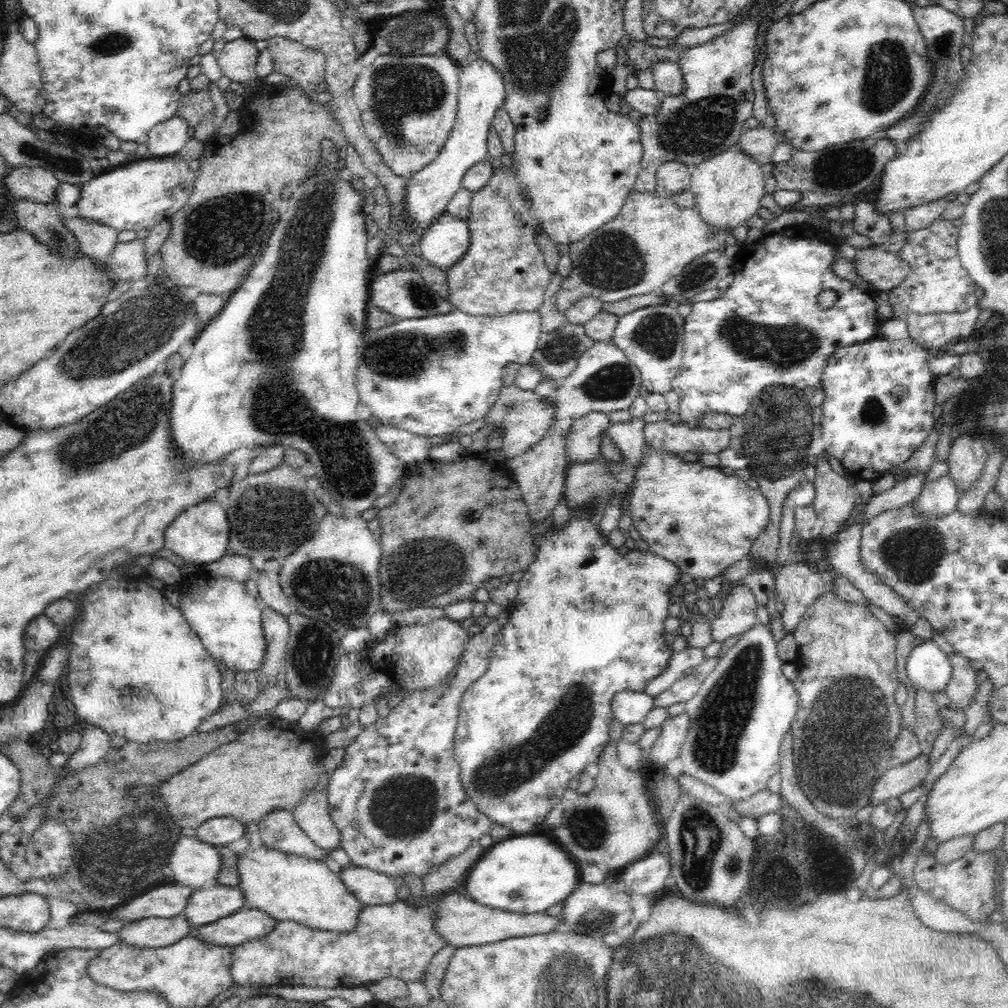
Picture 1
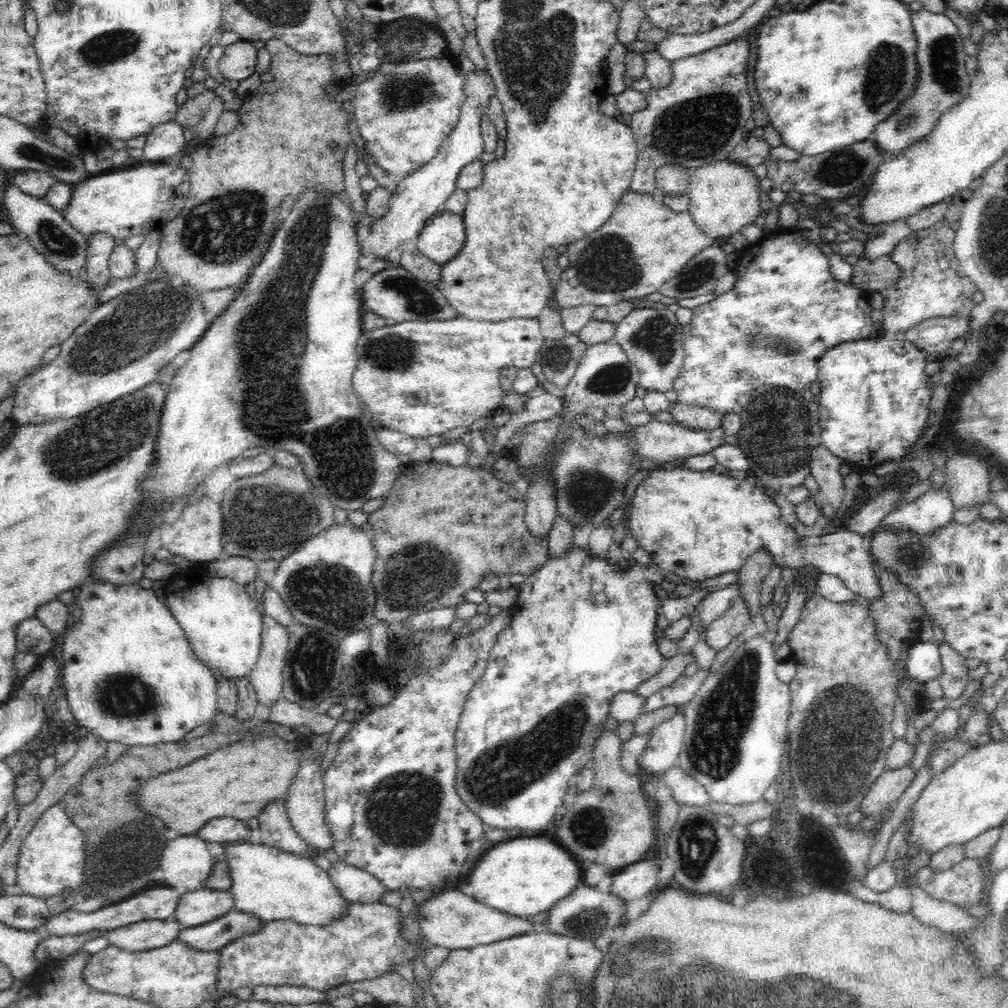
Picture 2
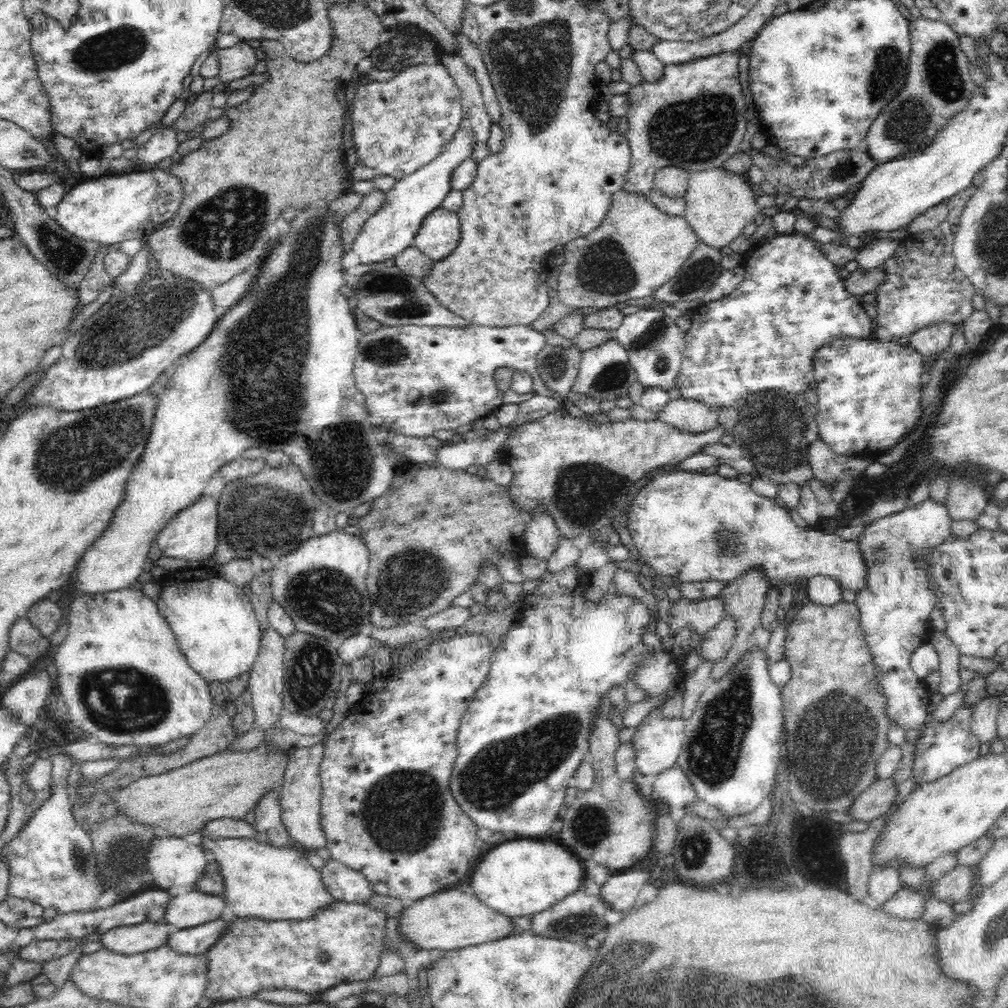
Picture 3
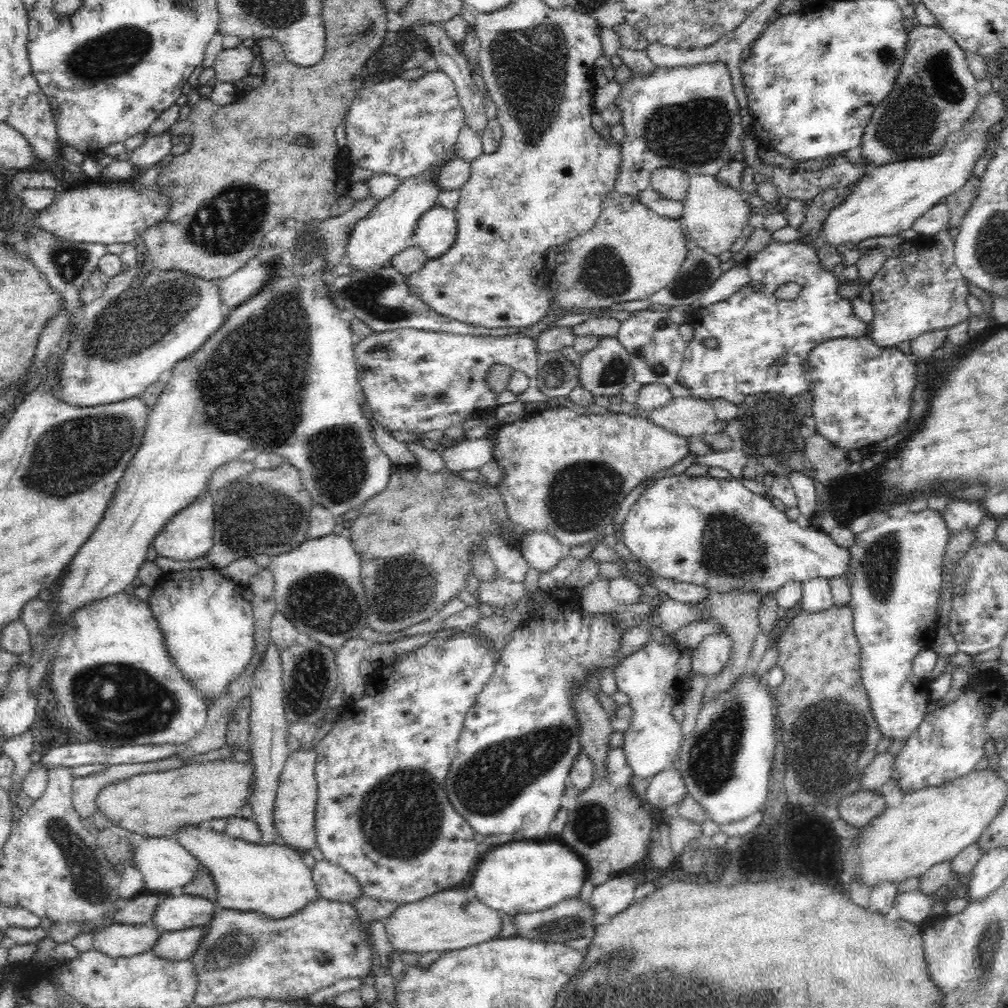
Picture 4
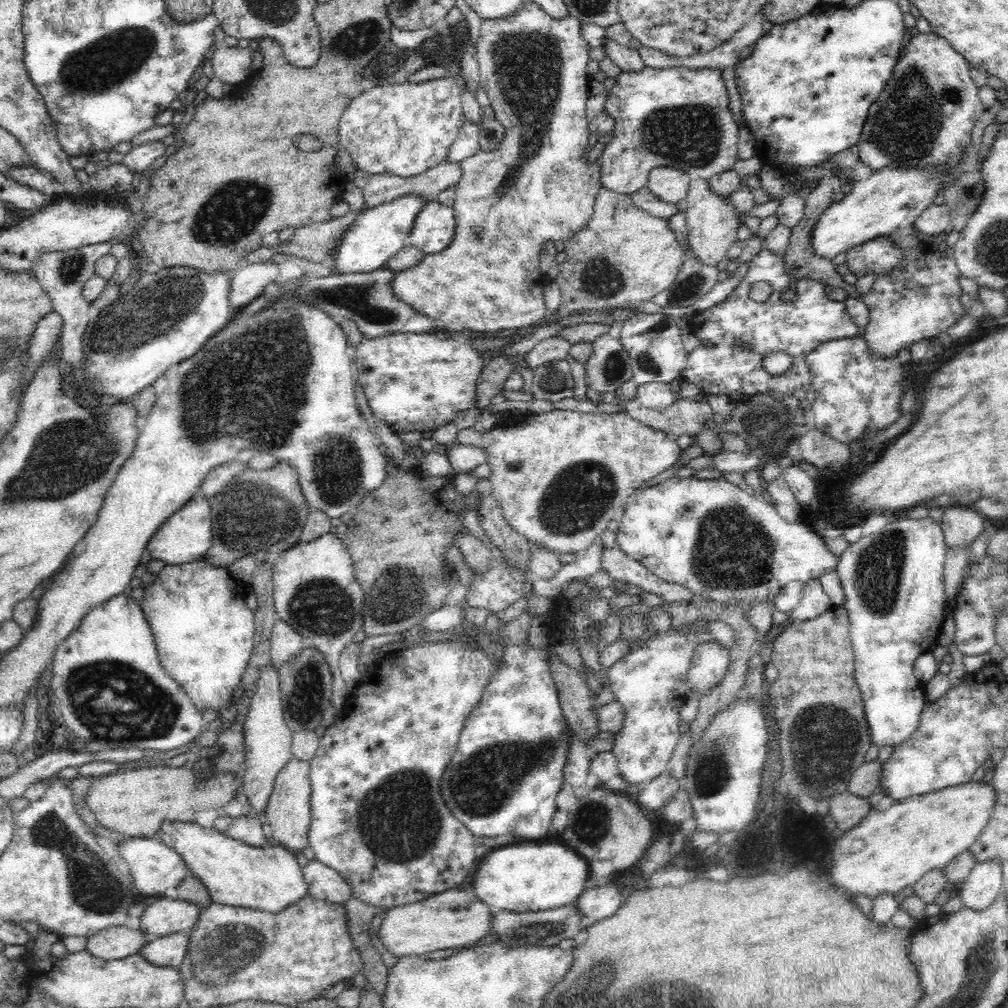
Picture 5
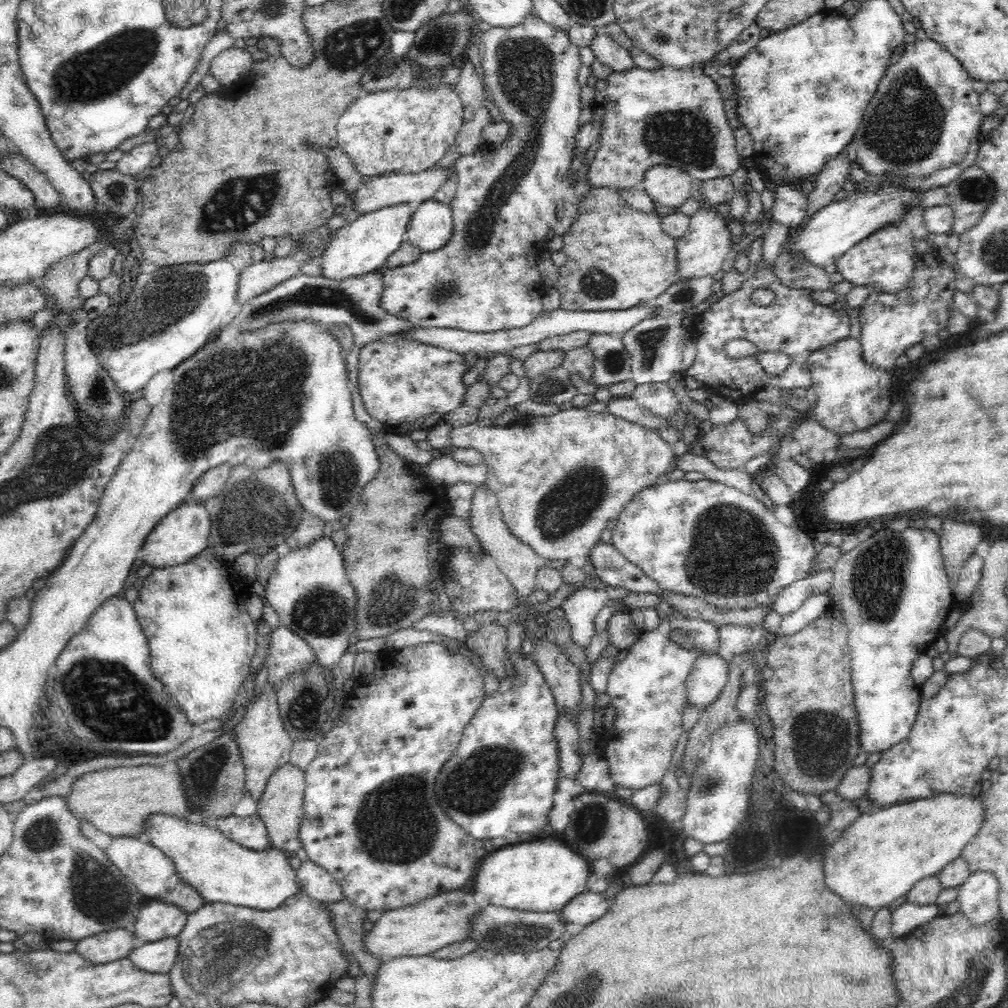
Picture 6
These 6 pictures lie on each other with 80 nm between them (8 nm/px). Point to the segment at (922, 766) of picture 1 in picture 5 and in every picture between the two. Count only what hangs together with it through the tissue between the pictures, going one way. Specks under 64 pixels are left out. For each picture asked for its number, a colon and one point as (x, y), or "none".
2: (884, 792)
3: (878, 798)
4: (857, 809)
5: (847, 810)

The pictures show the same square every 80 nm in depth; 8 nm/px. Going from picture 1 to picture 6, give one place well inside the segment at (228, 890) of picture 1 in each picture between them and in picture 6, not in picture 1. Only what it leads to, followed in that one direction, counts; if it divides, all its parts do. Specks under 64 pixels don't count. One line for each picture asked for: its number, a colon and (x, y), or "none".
2: (194, 908)
3: (191, 909)
4: (174, 913)
5: (166, 916)
6: (160, 920)

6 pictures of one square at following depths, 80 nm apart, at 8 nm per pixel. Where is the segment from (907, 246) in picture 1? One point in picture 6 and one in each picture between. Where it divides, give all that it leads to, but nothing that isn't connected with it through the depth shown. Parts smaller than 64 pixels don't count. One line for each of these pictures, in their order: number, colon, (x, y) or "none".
2: (932, 285)
3: (922, 285)
4: (918, 289)
5: (921, 299)
6: (888, 324)

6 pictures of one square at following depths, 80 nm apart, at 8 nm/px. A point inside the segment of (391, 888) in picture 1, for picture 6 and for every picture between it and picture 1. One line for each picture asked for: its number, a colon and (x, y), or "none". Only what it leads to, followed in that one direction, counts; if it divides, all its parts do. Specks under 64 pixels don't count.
2: (358, 886)
3: (344, 884)
4: (332, 882)
5: (323, 883)
6: (313, 880)

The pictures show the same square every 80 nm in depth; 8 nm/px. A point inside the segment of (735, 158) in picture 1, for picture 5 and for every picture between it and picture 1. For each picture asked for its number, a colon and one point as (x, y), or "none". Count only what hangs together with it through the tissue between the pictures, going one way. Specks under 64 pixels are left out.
2: (724, 196)
3: (718, 204)
4: (714, 215)
5: (712, 220)

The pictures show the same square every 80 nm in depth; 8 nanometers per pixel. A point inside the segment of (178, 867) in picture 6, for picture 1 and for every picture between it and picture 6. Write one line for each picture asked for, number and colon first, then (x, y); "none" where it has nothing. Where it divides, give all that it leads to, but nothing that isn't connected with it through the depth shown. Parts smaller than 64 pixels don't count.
1: (287, 887)
2: (274, 885)
3: (276, 883)
4: (270, 879)
5: (235, 874)

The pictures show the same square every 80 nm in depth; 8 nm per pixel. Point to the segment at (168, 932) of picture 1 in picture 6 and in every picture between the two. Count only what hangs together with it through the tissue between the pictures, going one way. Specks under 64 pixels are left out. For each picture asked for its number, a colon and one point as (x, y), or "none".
2: (145, 935)
3: (127, 940)
4: (115, 940)
5: (117, 942)
6: (112, 945)

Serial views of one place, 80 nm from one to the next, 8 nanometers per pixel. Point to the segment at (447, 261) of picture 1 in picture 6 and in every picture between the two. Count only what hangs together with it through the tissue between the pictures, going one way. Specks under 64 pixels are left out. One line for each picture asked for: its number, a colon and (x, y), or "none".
2: (440, 240)
3: (439, 233)
4: (436, 231)
5: (433, 229)
6: (431, 224)

